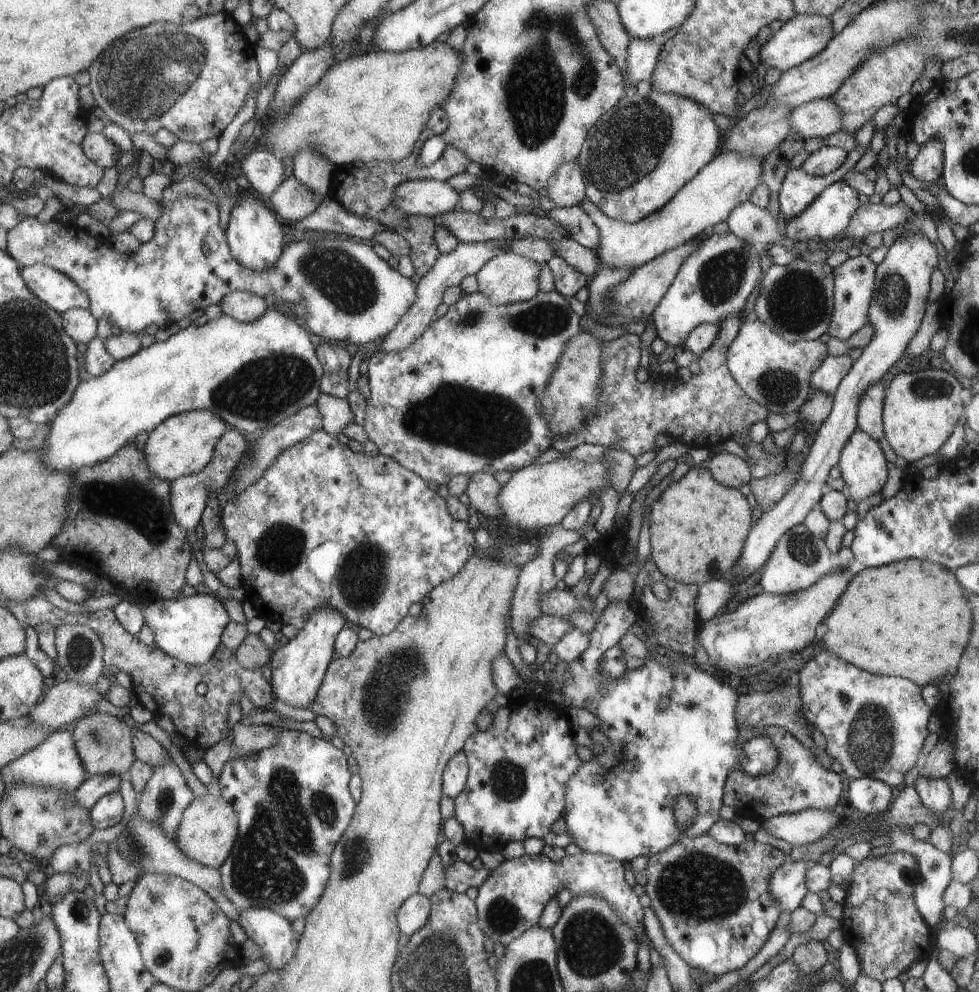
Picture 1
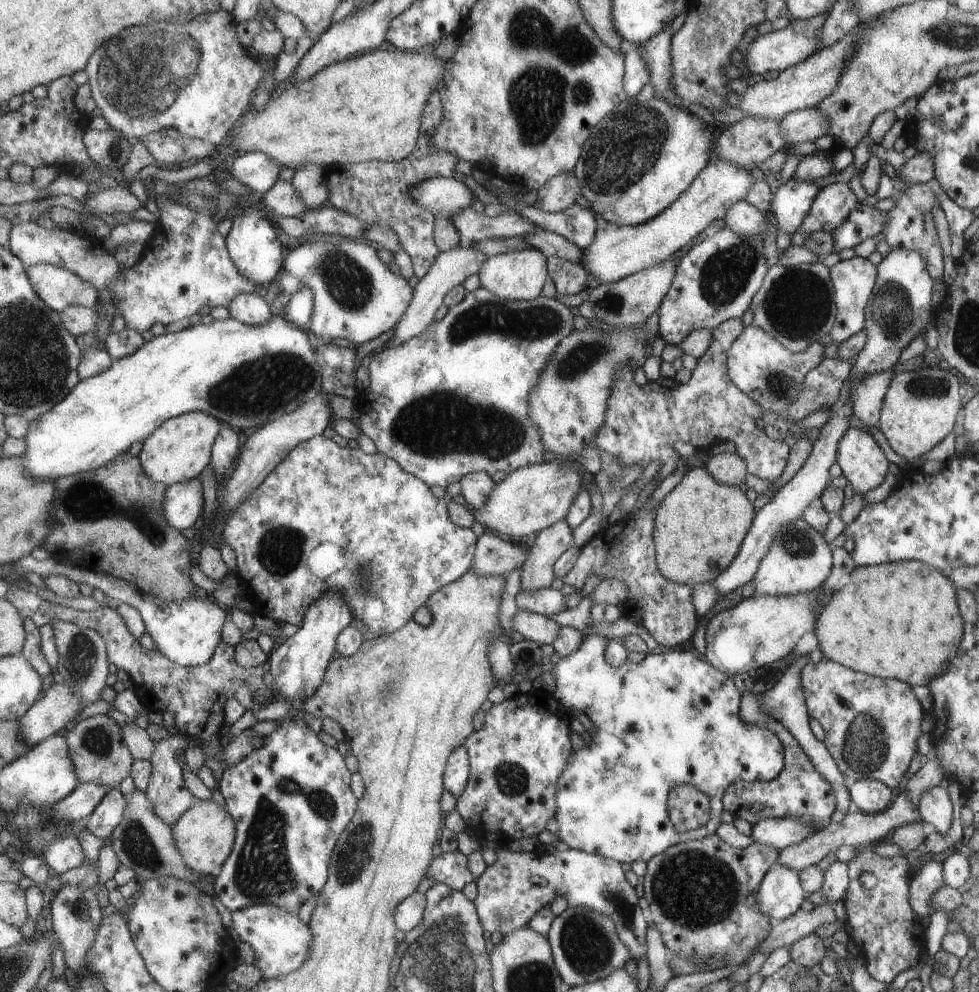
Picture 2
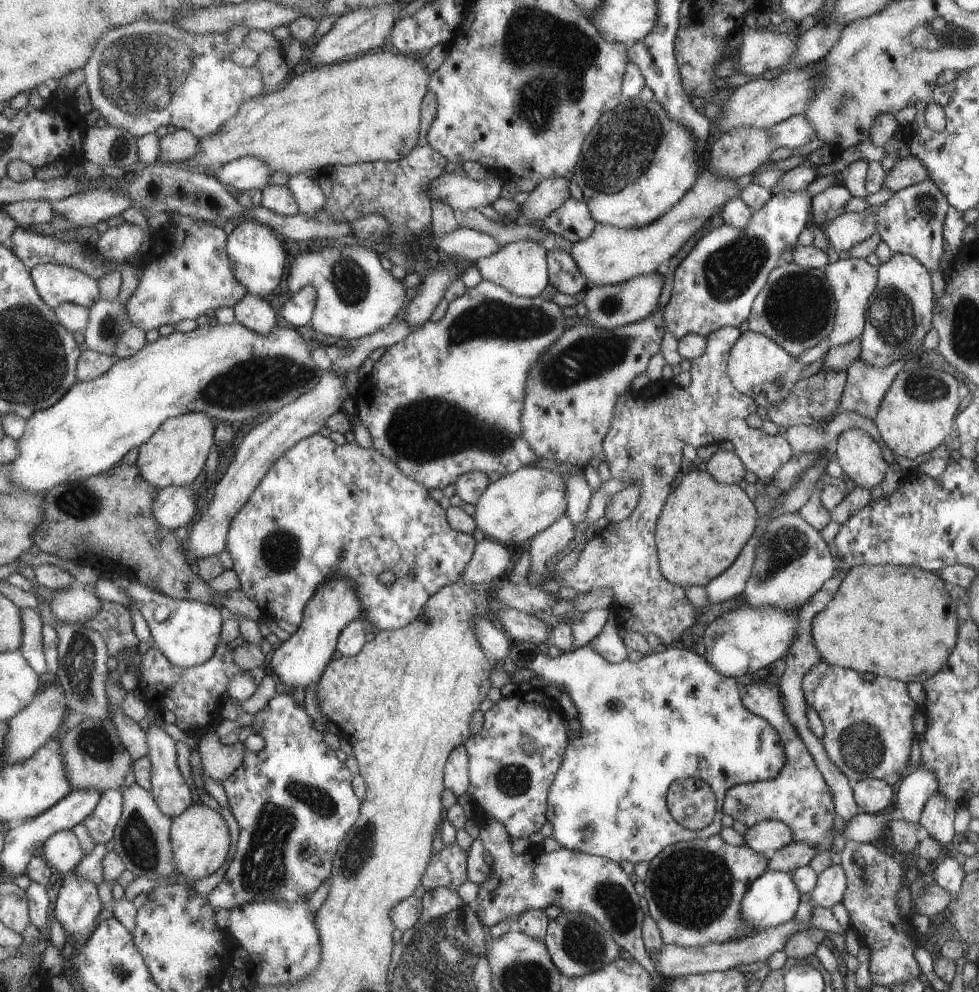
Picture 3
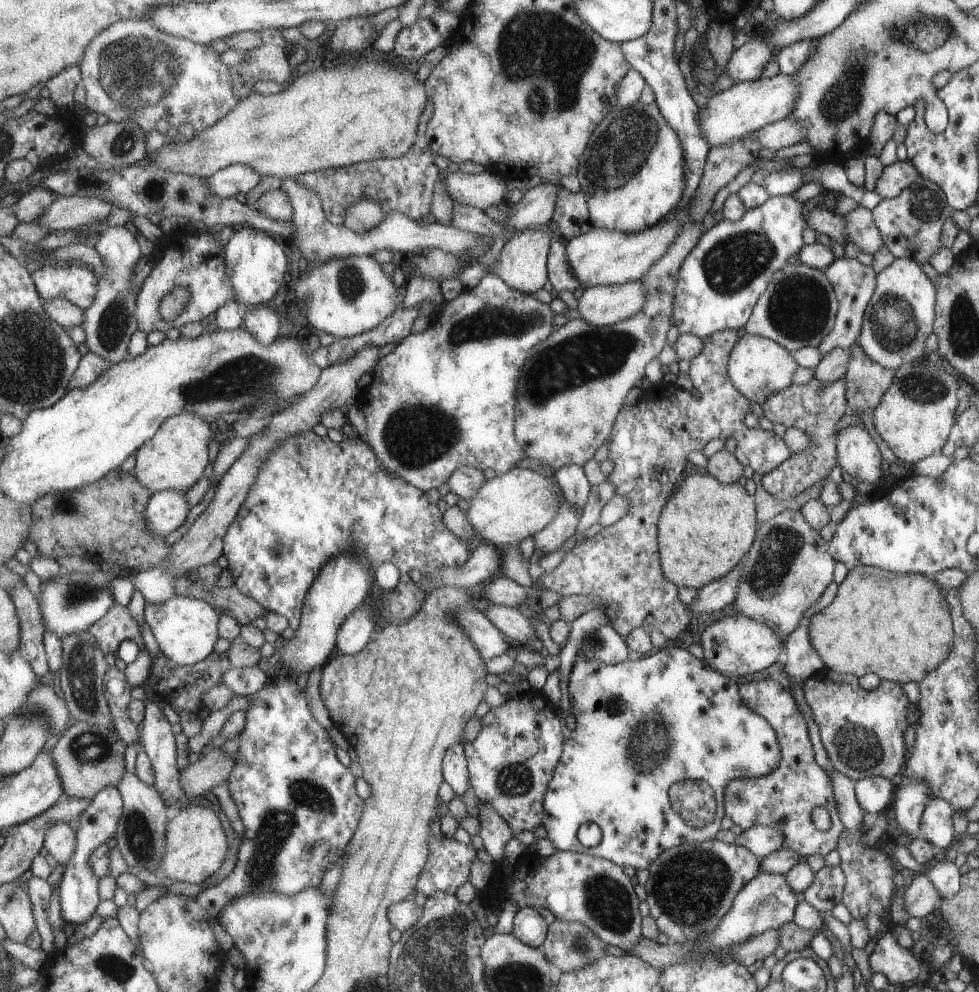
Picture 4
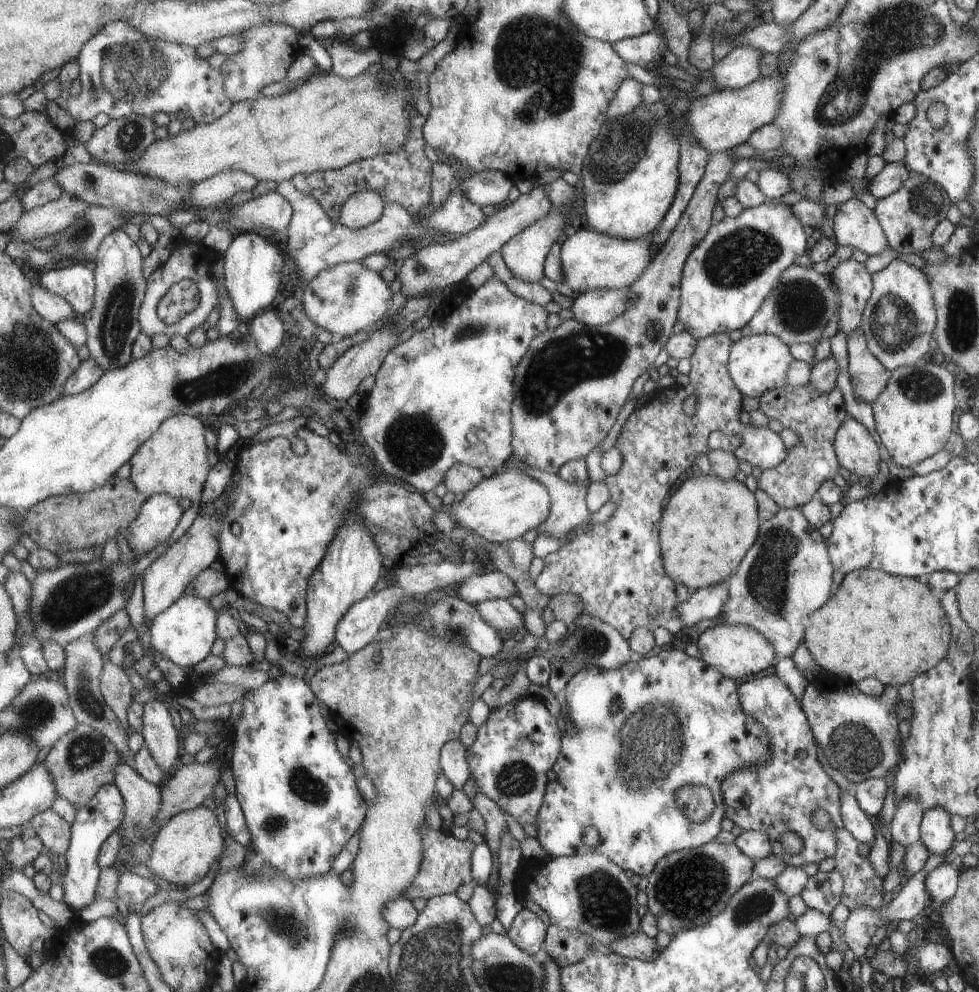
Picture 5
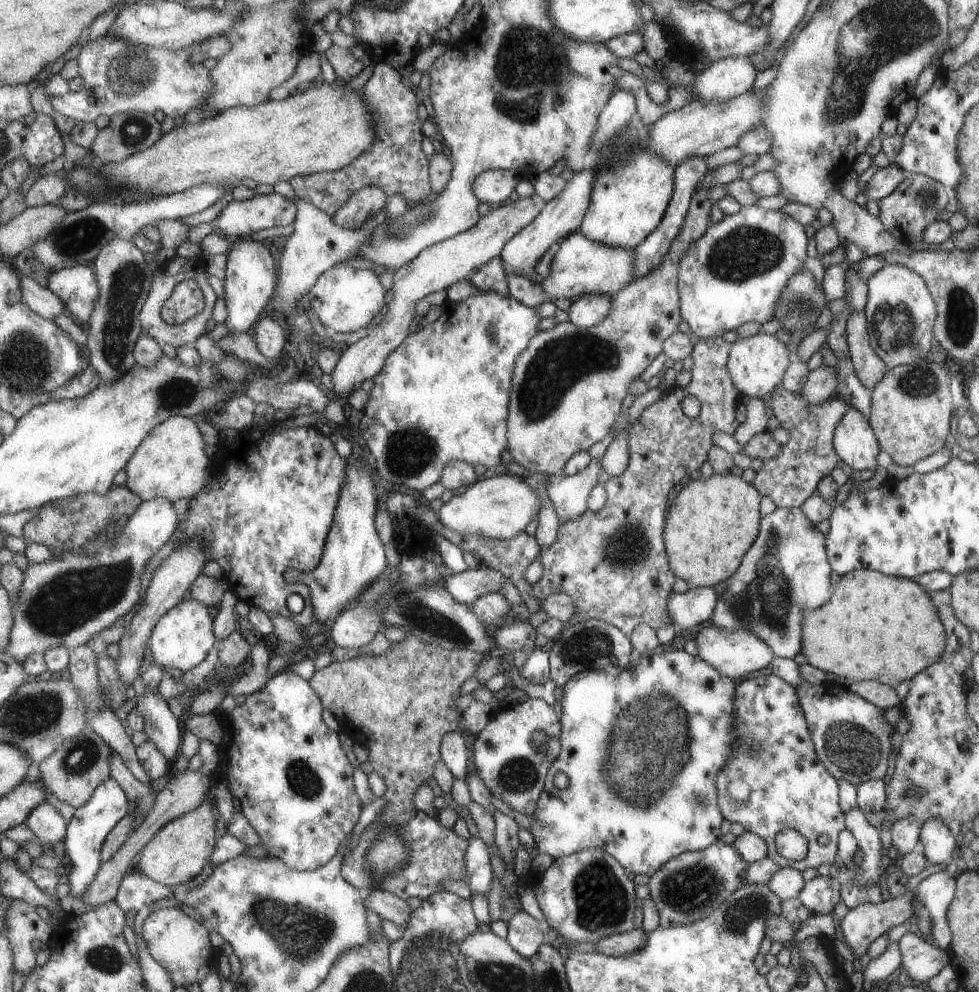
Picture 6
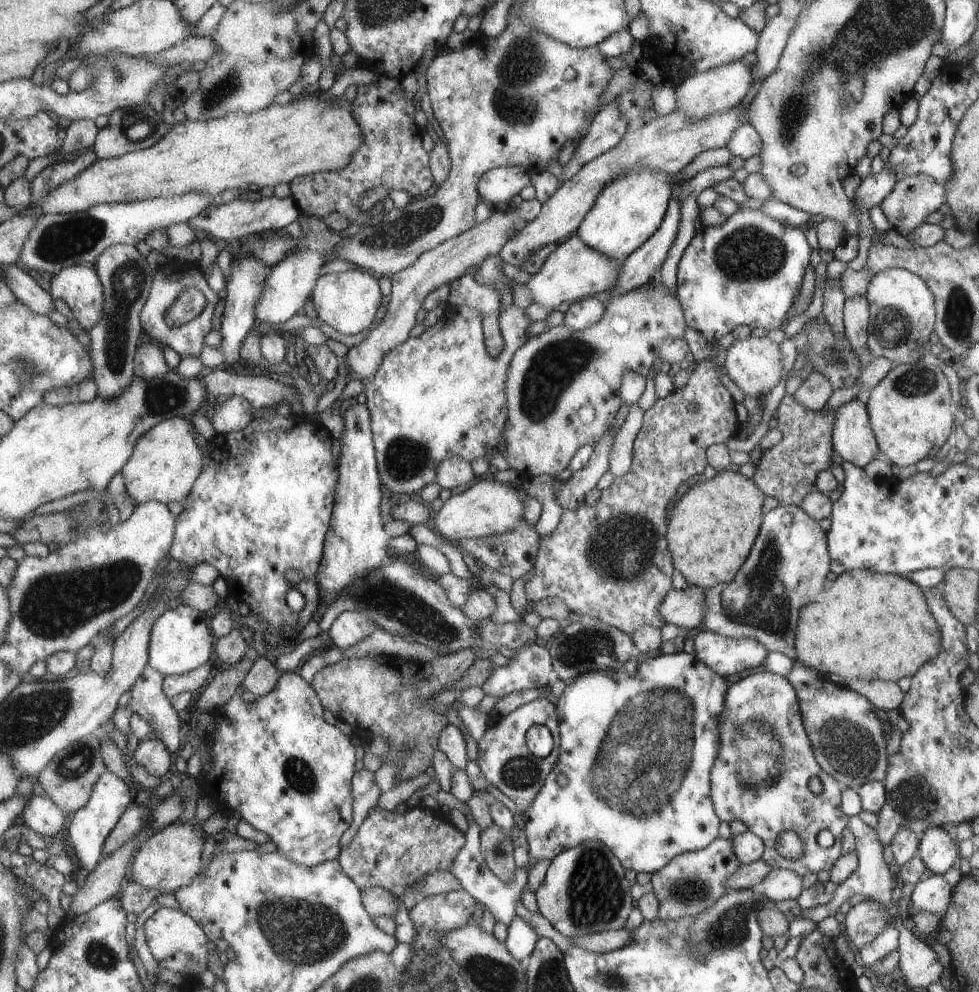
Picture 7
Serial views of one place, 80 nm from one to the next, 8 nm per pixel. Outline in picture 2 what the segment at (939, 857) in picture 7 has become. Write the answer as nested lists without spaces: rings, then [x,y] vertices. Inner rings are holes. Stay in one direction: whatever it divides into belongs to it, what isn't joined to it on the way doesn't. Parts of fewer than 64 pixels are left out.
[[[939,784],[927,789],[916,806],[921,822],[933,825],[935,831],[946,836],[945,832],[951,822],[951,800],[944,785]]]

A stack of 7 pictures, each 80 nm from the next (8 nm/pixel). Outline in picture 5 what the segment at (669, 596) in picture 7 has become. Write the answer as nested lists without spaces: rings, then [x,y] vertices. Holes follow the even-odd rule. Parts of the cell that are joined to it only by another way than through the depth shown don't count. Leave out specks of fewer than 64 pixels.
[[[727,581],[700,587],[683,602],[678,602],[677,612],[683,627],[692,627],[697,622],[711,620],[719,615],[719,610],[727,600]]]

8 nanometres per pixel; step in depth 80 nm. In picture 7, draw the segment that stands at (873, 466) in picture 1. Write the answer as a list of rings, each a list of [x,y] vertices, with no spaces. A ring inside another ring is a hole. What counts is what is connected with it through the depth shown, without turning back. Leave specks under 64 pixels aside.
[[[855,398],[834,410],[833,449],[860,469],[877,454],[878,442],[871,436],[869,421],[866,405]]]

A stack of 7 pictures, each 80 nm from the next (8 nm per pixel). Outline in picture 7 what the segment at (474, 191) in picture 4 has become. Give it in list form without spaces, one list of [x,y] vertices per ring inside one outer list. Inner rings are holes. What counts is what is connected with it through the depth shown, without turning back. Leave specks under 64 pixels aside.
[[[522,166],[497,167],[482,174],[477,189],[481,198],[494,205],[510,203],[510,198],[530,181],[531,175]]]

